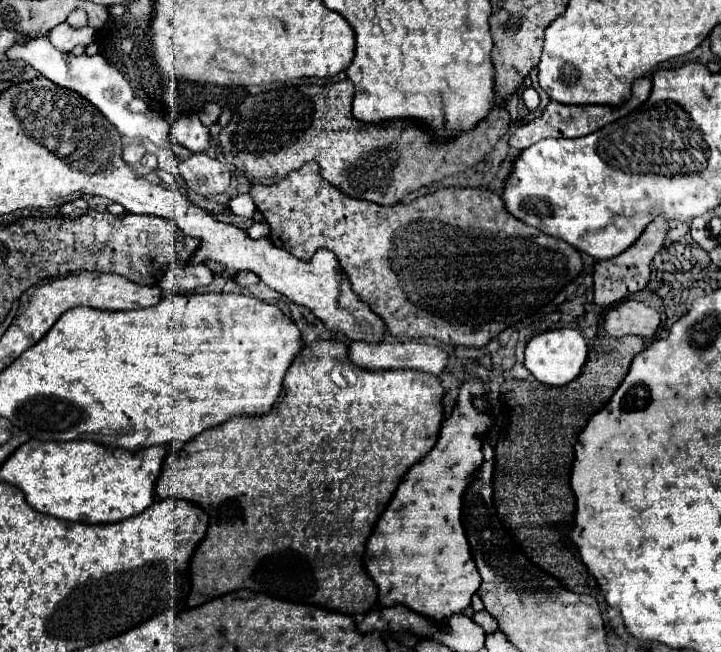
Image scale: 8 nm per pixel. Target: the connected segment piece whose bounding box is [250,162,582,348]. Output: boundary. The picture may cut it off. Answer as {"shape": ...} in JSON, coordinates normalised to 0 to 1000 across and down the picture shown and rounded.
{"shape":[[[427,248],[416,261],[402,264],[386,282],[377,282],[377,285],[350,282],[347,301],[350,301],[358,325],[366,331],[366,337],[374,347],[374,368],[377,368],[380,377],[399,383],[405,393],[411,393],[416,399],[427,399],[441,380],[460,383],[466,390],[469,402],[472,402],[472,411],[485,426],[491,448],[524,485],[530,485],[530,491],[538,500],[538,509],[549,518],[605,518],[607,525],[627,528],[627,531],[635,531],[635,528],[660,531],[660,534],[674,531],[682,518],[688,518],[705,500],[721,494],[730,485],[738,485],[738,472],[741,472],[741,479],[746,479],[755,466],[766,463],[771,457],[771,451],[777,451],[779,442],[807,417],[807,396],[804,396],[804,387],[796,377],[788,377],[788,371],[782,371],[777,365],[766,365],[766,362],[755,359],[752,353],[743,353],[741,347],[732,347],[730,340],[710,334],[710,328],[705,328],[696,304],[691,298],[680,294],[680,291],[671,291],[671,288],[613,288],[613,291],[605,291],[602,298],[594,298],[594,301],[574,307],[571,313],[527,316],[527,313],[519,313],[519,310],[510,310],[510,307],[494,307],[494,304],[474,298],[469,288],[463,288],[460,282],[455,282],[444,270],[444,258],[441,258],[438,248]]]}

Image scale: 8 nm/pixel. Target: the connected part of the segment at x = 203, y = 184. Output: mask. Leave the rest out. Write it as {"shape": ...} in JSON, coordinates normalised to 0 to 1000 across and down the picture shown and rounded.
{"shape":[[[266,236],[250,248],[250,264],[258,282],[280,301],[305,298],[319,282],[319,258],[286,236]]]}

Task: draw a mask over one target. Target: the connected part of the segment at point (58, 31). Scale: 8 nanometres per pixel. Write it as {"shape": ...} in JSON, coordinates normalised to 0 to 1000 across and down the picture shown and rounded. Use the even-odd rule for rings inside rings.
{"shape":[[[94,34],[80,37],[69,46],[67,61],[83,77],[83,80],[97,80],[103,71],[114,67],[122,71],[130,61],[130,46],[128,43],[103,43]]]}

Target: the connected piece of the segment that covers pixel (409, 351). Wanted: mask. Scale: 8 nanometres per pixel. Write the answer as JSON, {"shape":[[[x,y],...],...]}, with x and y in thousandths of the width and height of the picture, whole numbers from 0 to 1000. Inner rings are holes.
{"shape":[[[488,525],[483,546],[488,558],[505,567],[571,564],[594,574],[610,574],[621,555],[621,540],[616,534],[585,525]]]}

